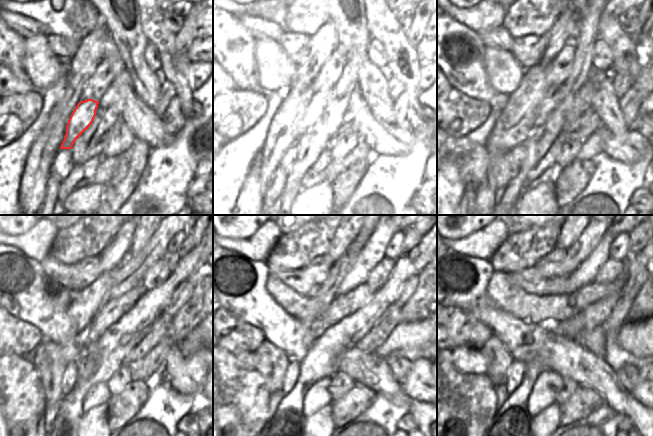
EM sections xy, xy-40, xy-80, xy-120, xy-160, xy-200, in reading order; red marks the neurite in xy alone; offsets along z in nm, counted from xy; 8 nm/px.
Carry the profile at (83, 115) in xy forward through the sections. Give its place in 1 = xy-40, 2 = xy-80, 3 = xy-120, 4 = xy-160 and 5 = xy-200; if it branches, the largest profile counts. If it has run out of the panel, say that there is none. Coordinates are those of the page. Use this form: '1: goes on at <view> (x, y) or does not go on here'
1: goes on at xy-40 (301, 107)
2: goes on at xy-80 (527, 108)
3: goes on at xy-120 (85, 305)
4: goes on at xy-160 (326, 293)
5: goes on at xy-200 (591, 235)

